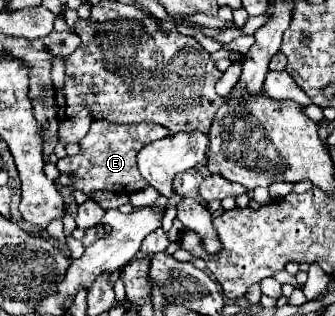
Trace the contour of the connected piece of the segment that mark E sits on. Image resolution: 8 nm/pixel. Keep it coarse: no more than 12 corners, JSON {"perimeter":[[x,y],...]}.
{"perimeter":[[95,120],[81,152],[57,162],[73,188],[131,194],[147,180],[137,152],[161,124]]}

